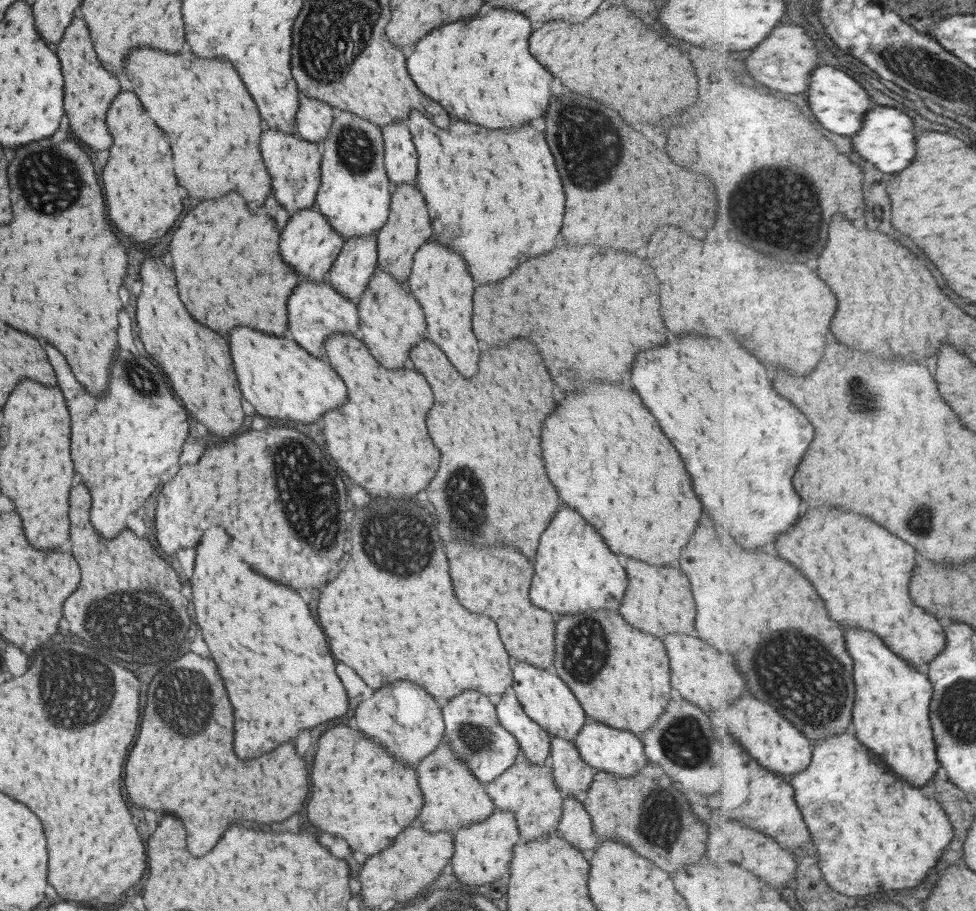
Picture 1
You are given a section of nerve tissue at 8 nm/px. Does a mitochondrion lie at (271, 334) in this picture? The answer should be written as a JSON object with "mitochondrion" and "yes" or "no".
{"mitochondrion":"no"}

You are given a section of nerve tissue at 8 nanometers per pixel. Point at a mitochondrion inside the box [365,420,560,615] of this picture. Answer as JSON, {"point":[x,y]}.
{"point":[463,494]}

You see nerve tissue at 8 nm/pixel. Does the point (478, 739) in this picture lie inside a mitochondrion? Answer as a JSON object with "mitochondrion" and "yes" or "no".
{"mitochondrion":"yes"}

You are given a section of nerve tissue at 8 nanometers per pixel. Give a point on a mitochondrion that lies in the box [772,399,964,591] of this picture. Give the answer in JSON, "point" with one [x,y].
{"point":[918,521]}

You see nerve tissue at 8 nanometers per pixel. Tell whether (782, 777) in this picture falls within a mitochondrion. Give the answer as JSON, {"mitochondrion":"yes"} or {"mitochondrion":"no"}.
{"mitochondrion":"no"}

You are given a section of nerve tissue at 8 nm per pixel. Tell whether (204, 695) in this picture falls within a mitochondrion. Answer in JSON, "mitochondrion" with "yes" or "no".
{"mitochondrion":"yes"}

